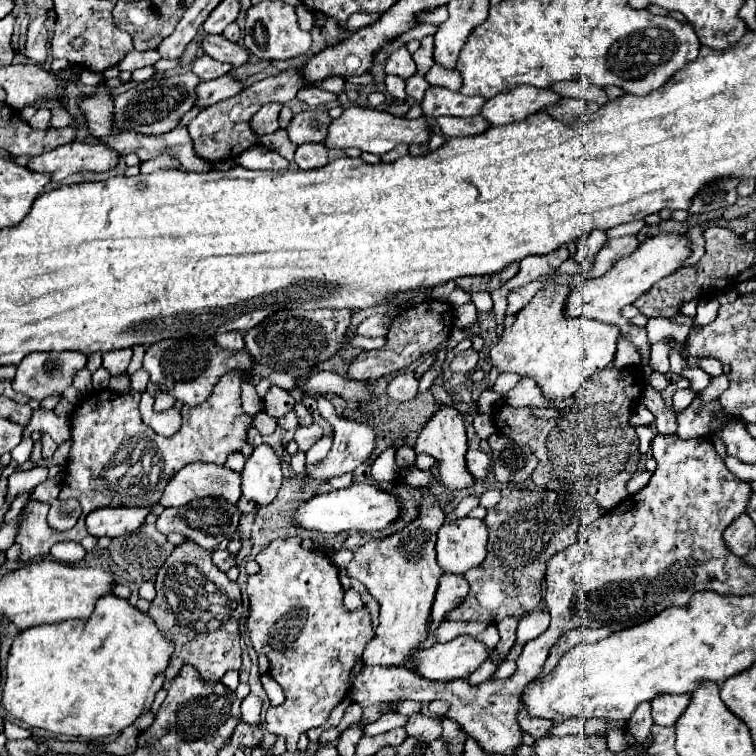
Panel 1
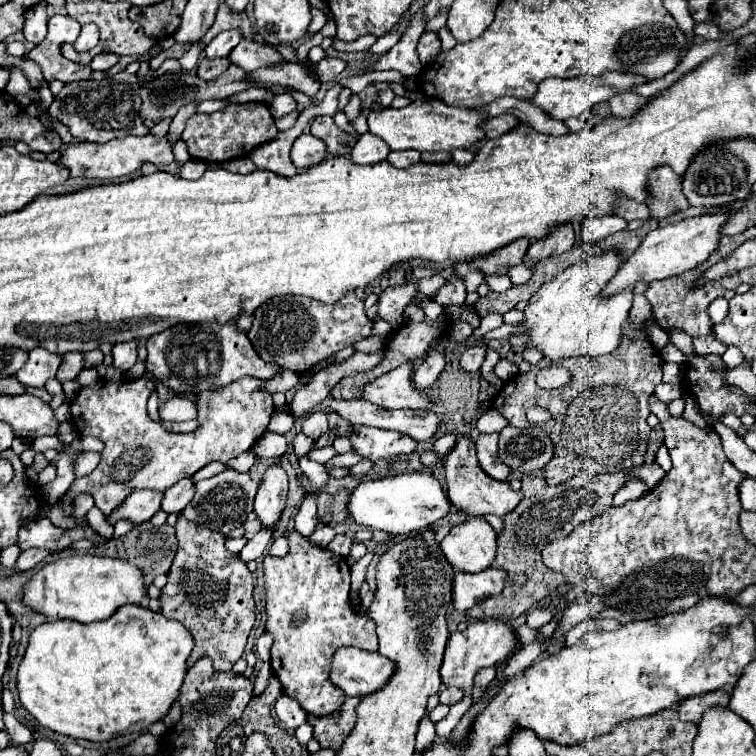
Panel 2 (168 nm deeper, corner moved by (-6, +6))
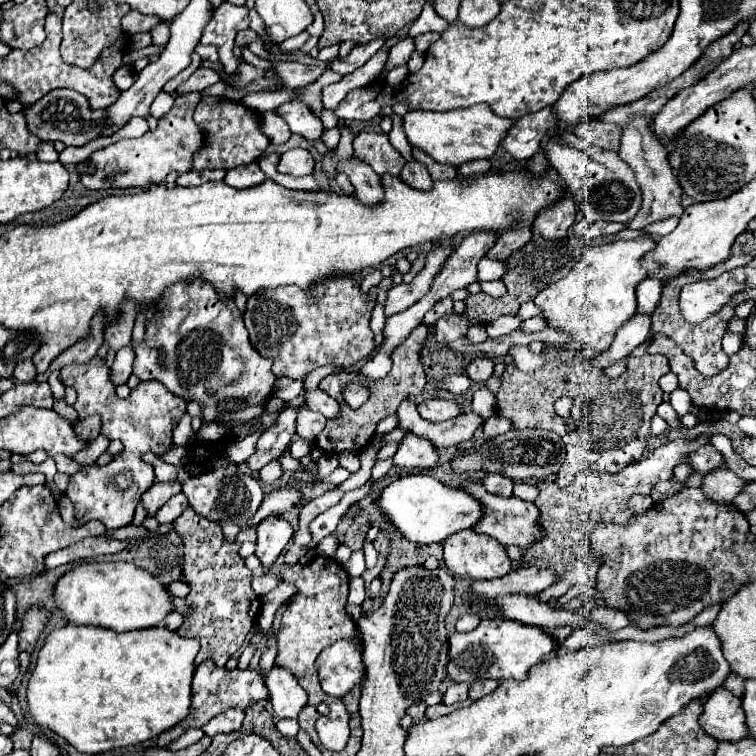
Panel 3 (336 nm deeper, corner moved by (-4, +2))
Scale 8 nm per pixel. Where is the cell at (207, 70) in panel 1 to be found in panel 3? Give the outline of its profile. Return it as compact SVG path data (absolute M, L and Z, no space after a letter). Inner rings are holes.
M200 66L184 84L178 86L178 94L188 94L188 92L200 92L212 84L216 84L220 80L218 72L214 72L212 68L204 68Z

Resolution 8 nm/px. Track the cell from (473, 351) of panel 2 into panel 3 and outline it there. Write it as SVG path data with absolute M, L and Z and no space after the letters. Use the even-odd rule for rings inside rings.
M474 356L466 366L466 376L478 384L484 384L494 372L494 360L490 356Z

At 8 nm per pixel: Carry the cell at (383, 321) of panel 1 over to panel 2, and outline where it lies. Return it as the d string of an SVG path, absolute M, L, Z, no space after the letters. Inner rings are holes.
M406 280L400 286L388 286L382 294L380 294L380 306L378 306L378 314L382 316L382 320L394 324L402 322L402 314L406 310L406 306L418 296L418 284L412 280Z

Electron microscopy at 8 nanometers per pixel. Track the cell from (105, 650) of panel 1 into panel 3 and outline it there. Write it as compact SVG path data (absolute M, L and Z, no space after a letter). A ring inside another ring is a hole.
M68 624L50 632L38 652L36 668L32 670L26 690L28 710L42 728L62 736L84 754L100 754L112 748L146 742L188 716L190 684L198 650L198 640L182 638L166 626L118 634L106 628Z

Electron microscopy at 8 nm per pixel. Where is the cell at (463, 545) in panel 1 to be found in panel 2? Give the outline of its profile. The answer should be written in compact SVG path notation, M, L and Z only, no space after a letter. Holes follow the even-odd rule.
M470 518L454 526L440 548L454 570L482 572L496 558L496 532L484 518Z

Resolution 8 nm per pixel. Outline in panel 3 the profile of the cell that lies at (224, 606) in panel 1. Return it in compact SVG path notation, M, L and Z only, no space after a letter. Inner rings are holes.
M190 506L174 522L174 530L184 542L182 580L186 580L190 586L190 594L184 598L190 612L184 616L178 634L198 638L200 652L194 660L196 666L200 666L204 660L214 660L216 666L224 666L242 646L258 618L260 598L252 590L252 572L238 554L240 546L224 542L220 524L198 516Z

